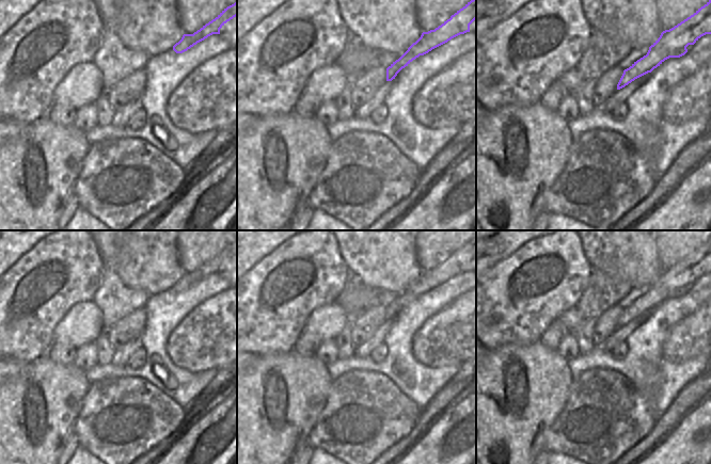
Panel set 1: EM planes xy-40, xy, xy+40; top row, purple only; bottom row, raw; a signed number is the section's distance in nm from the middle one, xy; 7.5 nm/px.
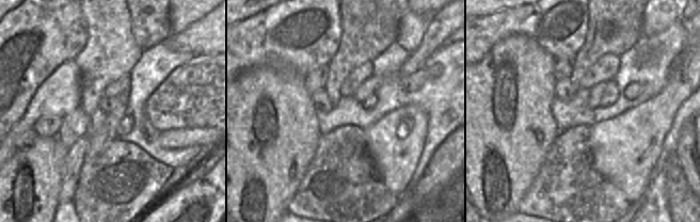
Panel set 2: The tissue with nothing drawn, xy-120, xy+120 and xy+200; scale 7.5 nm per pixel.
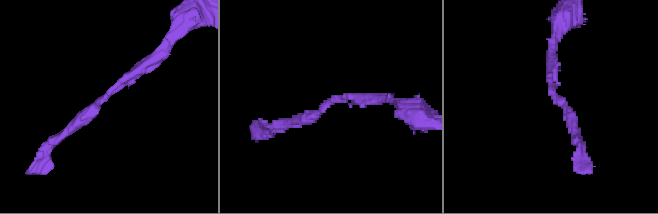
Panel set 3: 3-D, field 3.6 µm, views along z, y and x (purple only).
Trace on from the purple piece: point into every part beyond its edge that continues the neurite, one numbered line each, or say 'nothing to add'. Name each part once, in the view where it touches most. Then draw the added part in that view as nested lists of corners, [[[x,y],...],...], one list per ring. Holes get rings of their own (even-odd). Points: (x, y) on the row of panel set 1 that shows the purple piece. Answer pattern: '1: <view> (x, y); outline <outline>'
1: xy+40 (621, 95); outline [[[648,73],[635,79],[634,81],[626,85],[625,87],[620,90],[616,90],[615,93],[603,105],[601,105],[598,108],[604,111],[605,113],[611,113],[620,102],[626,102],[628,97],[637,87],[643,85],[650,76],[651,76],[651,73]]]

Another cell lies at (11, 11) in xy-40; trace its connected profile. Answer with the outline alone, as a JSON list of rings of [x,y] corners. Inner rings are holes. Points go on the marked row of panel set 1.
[[[0,0],[0,36],[11,30],[42,0]]]

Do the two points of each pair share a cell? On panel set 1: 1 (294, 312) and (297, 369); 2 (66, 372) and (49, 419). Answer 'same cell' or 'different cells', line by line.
1: different cells
2: same cell

